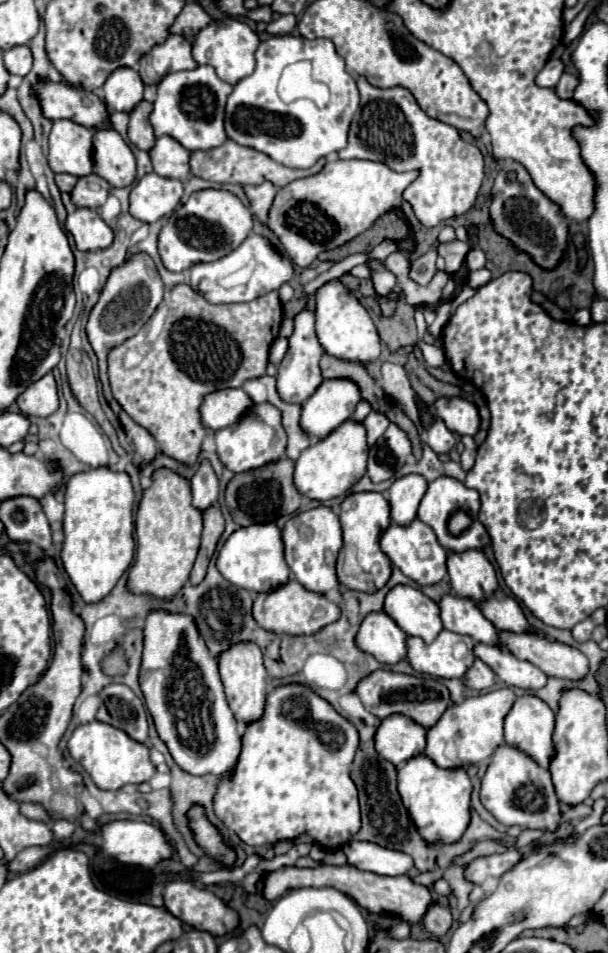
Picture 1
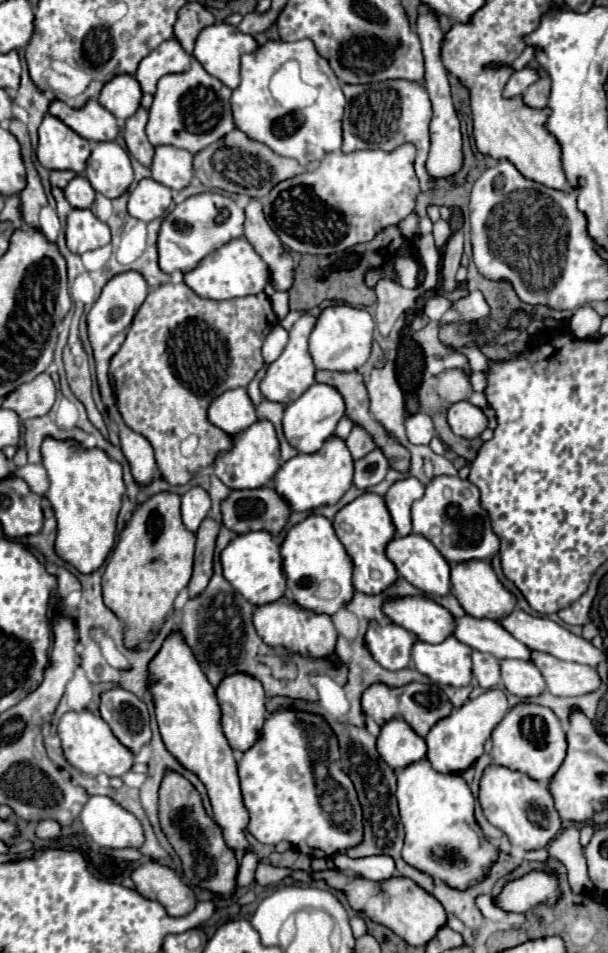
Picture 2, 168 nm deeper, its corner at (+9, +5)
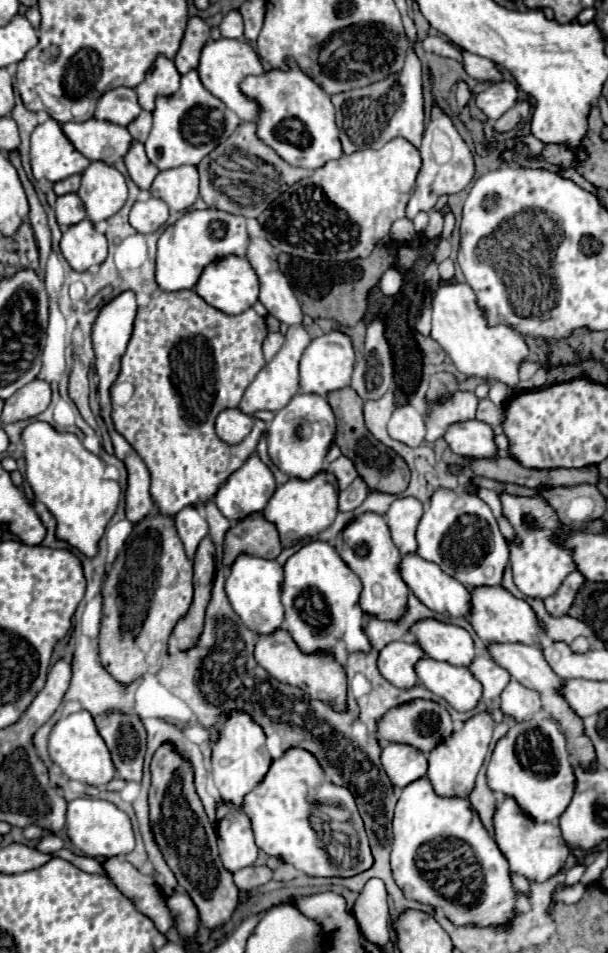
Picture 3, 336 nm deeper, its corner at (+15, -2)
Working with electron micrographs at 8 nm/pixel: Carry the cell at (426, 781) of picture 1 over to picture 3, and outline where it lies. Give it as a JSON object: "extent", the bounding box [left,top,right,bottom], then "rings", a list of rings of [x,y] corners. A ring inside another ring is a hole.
{"extent":[391,778,519,928],"rings":[[[427,778],[417,780],[417,784],[409,784],[397,802],[393,816],[391,868],[405,898],[433,908],[443,908],[445,916],[455,926],[509,928],[517,916],[515,904],[519,892],[511,884],[507,858],[499,850],[495,838],[489,836],[467,798],[441,800]],[[423,844],[429,844],[431,850],[439,850],[439,856],[447,856],[447,864],[427,866],[427,870],[421,870],[415,858]]]}

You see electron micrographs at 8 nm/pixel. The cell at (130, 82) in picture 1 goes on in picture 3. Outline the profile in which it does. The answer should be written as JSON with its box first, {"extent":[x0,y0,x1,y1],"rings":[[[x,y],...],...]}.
{"extent":[95,88,141,126],"rings":[[[113,88],[101,96],[97,102],[95,118],[113,122],[119,126],[129,126],[141,112],[141,106],[137,102],[137,94],[133,88]]]}

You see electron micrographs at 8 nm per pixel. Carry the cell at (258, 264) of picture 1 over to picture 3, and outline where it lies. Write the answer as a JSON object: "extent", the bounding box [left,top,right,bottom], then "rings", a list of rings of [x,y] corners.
{"extent":[195,256,259,316],"rings":[[[227,256],[227,258],[215,260],[213,264],[209,264],[209,268],[205,268],[205,272],[201,274],[201,280],[195,286],[195,292],[207,304],[211,304],[213,308],[221,310],[223,314],[235,316],[235,314],[241,314],[241,312],[249,310],[257,302],[257,292],[259,292],[257,274],[253,272],[253,268],[251,268],[247,258]]]}

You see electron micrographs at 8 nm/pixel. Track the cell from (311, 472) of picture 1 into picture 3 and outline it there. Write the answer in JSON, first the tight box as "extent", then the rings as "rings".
{"extent":[263,472,339,548],"rings":[[[321,472],[313,476],[313,480],[289,480],[287,484],[275,490],[273,498],[269,500],[263,512],[263,518],[275,524],[279,538],[281,538],[281,546],[291,548],[299,540],[313,538],[333,524],[337,516],[337,496],[339,496],[337,482],[331,474]]]}

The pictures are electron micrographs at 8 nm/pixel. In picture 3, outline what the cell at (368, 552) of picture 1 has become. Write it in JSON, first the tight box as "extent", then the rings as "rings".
{"extent":[335,512,409,620],"rings":[[[365,512],[359,518],[355,518],[335,540],[335,550],[345,560],[345,564],[361,578],[363,592],[361,592],[361,608],[363,612],[379,618],[379,620],[399,620],[407,612],[407,596],[409,586],[403,582],[399,574],[401,564],[401,552],[393,544],[389,526],[383,516]]]}

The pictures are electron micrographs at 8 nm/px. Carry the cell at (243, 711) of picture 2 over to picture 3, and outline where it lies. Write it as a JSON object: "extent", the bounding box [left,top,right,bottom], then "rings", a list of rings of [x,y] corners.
{"extent":[211,712,273,810],"rings":[[[233,712],[229,720],[221,728],[221,736],[213,742],[213,758],[211,758],[211,774],[213,782],[219,788],[221,802],[233,804],[237,810],[243,808],[243,798],[263,782],[265,774],[269,772],[273,758],[265,746],[265,734],[259,724],[253,724],[249,716],[243,712]]]}

